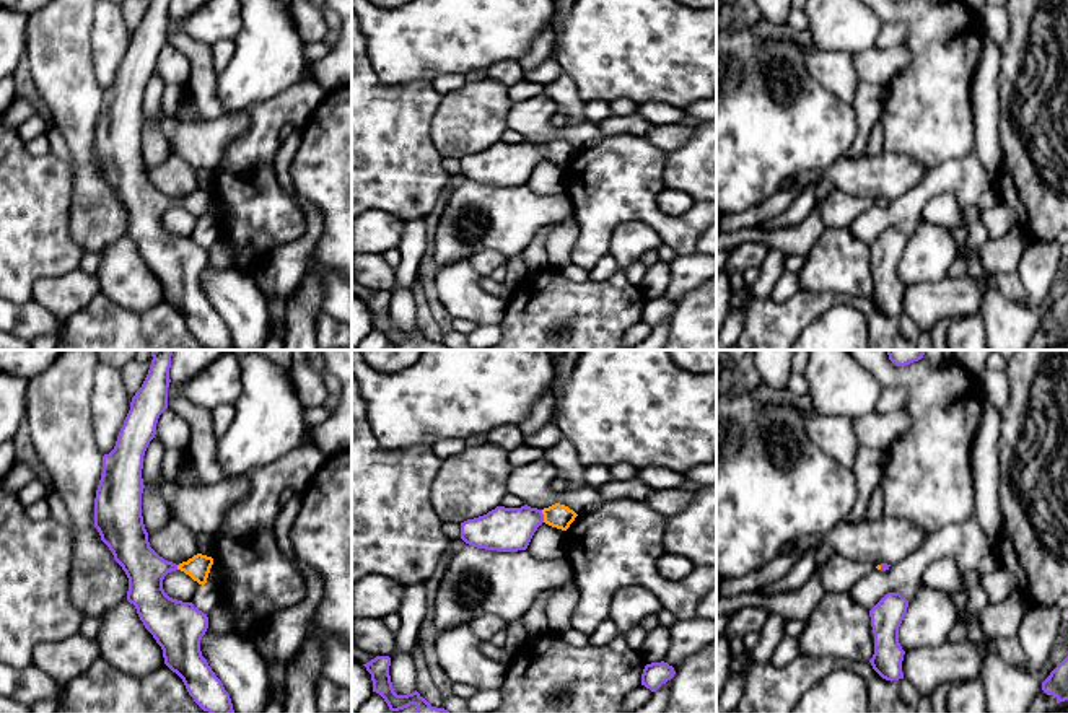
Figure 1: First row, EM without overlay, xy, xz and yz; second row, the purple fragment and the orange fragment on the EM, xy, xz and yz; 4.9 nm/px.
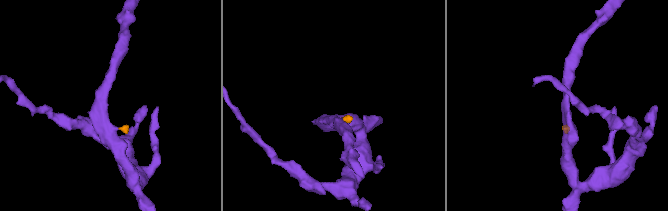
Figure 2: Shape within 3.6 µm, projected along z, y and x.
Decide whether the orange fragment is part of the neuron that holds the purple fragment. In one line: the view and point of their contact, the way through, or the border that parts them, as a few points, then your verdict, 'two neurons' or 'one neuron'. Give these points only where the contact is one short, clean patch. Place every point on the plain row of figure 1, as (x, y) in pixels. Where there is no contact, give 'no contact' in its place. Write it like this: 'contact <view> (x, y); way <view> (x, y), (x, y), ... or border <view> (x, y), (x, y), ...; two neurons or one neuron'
contact xz (542, 152); way xz (505, 165), (542, 152), (560, 152); one neuron

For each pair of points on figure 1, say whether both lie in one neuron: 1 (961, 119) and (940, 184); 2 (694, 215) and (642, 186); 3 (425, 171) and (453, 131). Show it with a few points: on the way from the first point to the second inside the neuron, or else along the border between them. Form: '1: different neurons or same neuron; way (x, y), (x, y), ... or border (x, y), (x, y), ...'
1: different neurons; border (974, 147), (967, 153), (945, 160), (928, 171)
2: same neuron; way (678, 222), (663, 222), (643, 202)
3: different neurons; border (433, 114), (432, 144), (443, 157)

